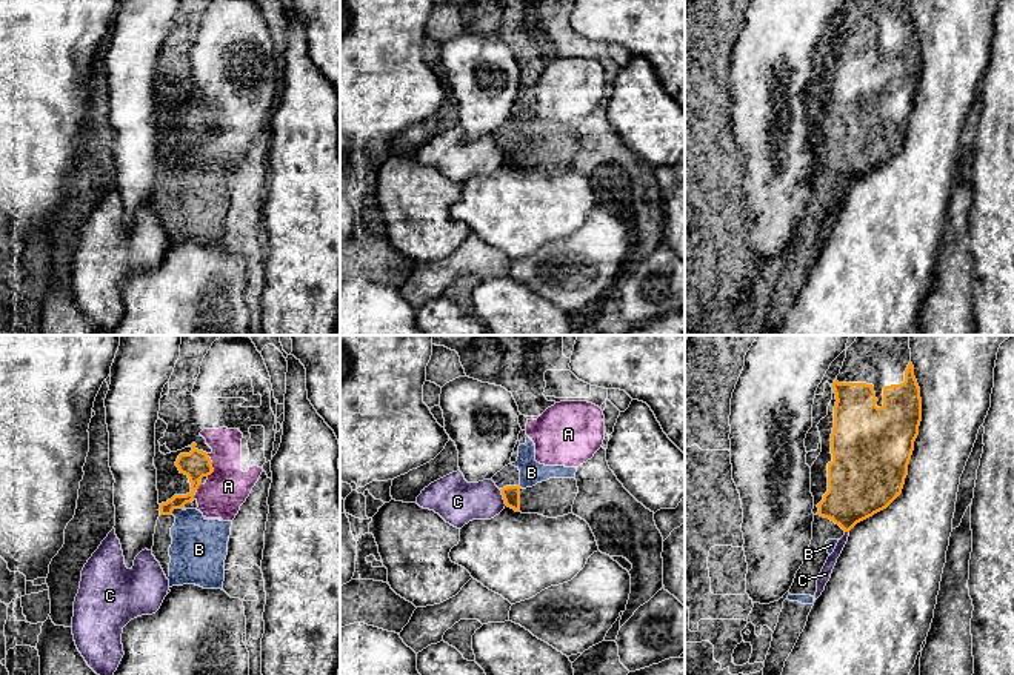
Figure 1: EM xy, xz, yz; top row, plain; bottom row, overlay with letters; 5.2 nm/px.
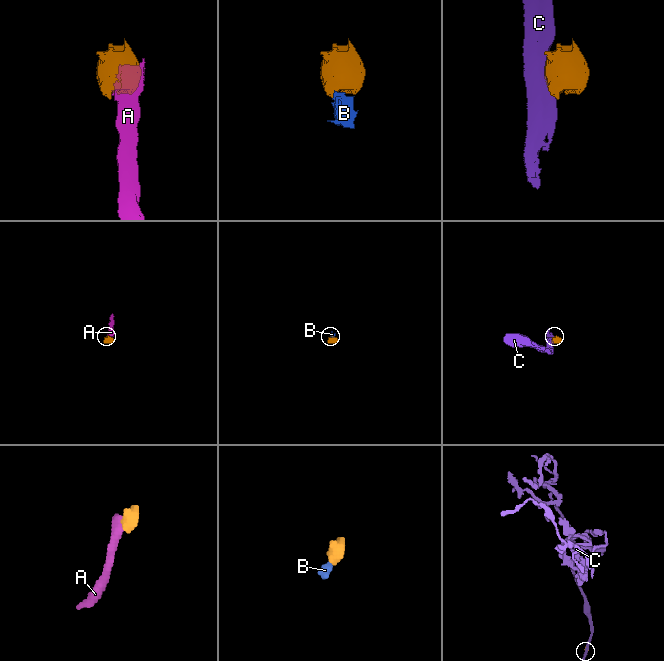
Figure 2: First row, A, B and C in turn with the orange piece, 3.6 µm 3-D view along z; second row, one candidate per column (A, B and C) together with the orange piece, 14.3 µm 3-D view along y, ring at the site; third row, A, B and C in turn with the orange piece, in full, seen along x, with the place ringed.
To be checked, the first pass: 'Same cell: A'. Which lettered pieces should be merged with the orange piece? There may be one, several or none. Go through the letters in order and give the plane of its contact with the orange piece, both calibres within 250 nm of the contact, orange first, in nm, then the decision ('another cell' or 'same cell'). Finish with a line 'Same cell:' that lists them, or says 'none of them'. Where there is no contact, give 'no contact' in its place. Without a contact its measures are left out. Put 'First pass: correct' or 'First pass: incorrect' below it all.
A: contact in xy; calibres 150 and 220 nm; another cell
B: contact in xy; calibres 140 and 300 nm; same cell
C: contact in xz; calibres 100 and 240 nm; another cell
Same cell: B
First pass: incorrect

